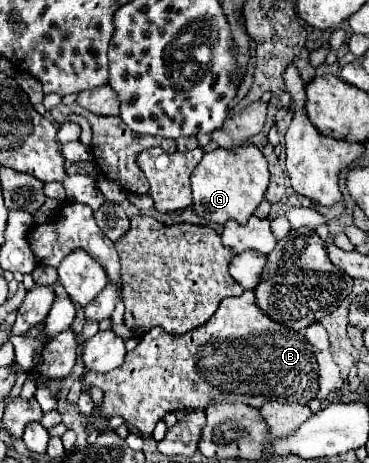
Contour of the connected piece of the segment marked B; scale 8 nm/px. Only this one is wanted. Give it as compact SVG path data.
M246 290L238 298L224 298L220 308L206 324L186 334L170 334L162 328L152 328L148 334L142 336L142 342L138 342L138 346L130 354L126 354L120 368L106 374L86 372L82 376L82 390L88 390L92 386L100 388L104 392L102 416L122 416L140 434L152 436L156 422L160 422L168 412L204 410L214 398L244 402L252 408L260 408L264 402L270 400L308 404L316 398L318 392L316 370L318 362L310 342L302 334L280 326L270 318L266 320L266 316L254 304L254 292Z

